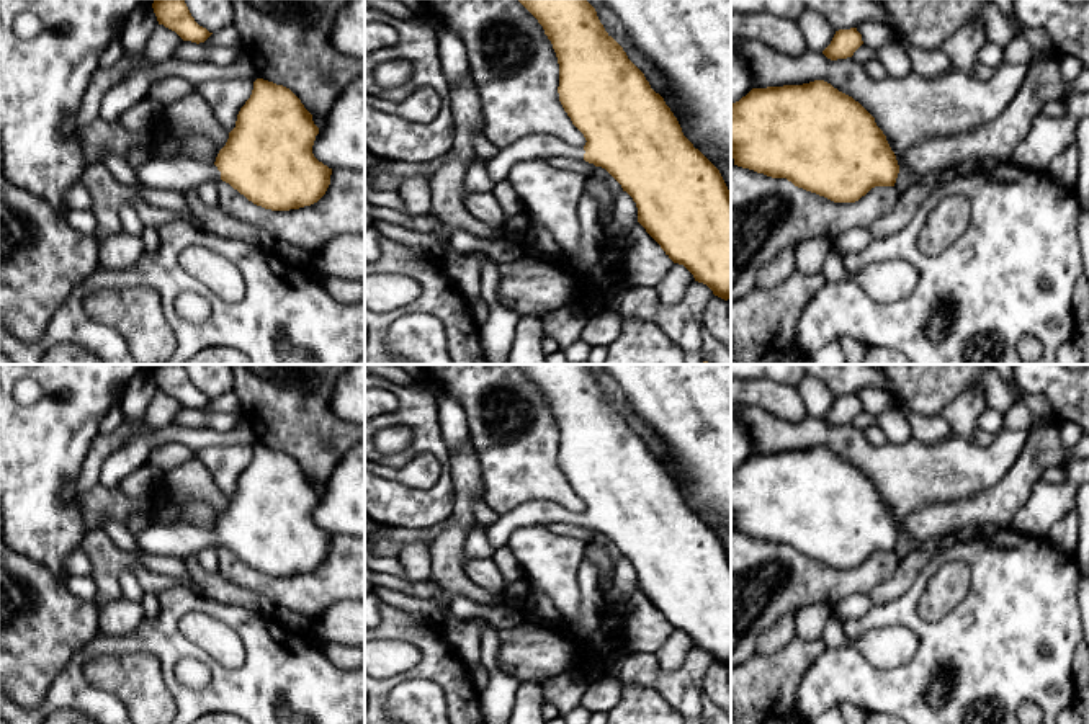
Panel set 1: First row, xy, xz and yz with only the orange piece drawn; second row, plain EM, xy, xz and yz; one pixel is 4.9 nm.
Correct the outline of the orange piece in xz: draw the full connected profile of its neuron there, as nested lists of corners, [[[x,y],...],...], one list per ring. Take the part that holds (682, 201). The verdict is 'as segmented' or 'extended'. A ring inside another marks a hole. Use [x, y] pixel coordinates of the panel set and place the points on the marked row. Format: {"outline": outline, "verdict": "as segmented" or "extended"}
{"outline": [[[518,0],[543,26],[559,64],[559,101],[572,124],[584,134],[585,145],[572,147],[551,134],[531,134],[499,150],[486,162],[489,178],[507,180],[509,170],[522,160],[571,157],[605,168],[638,208],[638,222],[661,245],[666,255],[683,265],[695,281],[706,284],[715,296],[731,297],[731,191],[719,170],[683,136],[682,127],[656,93],[644,74],[628,59],[623,47],[605,31],[595,8],[587,0]]], "verdict": "extended"}

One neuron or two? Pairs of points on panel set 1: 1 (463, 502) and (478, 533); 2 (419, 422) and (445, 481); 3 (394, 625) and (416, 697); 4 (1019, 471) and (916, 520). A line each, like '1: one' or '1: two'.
1: two
2: one
3: two
4: one

